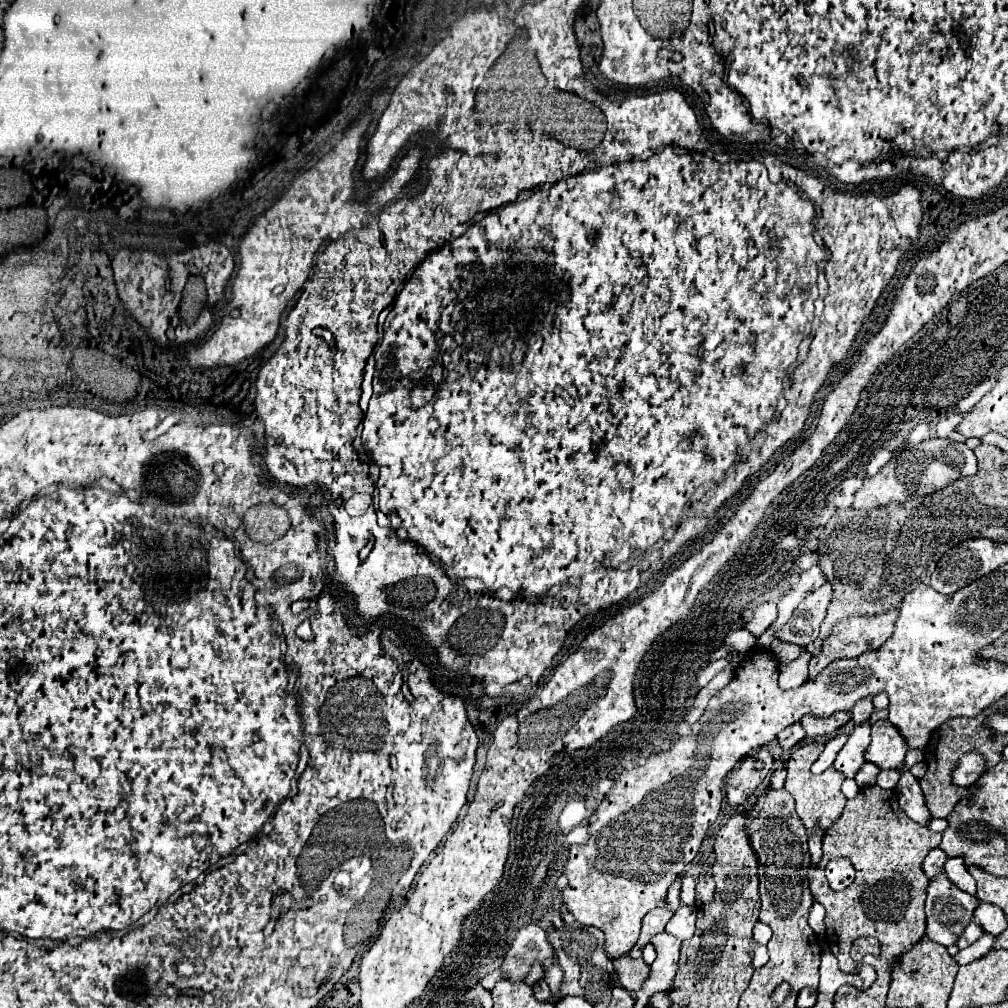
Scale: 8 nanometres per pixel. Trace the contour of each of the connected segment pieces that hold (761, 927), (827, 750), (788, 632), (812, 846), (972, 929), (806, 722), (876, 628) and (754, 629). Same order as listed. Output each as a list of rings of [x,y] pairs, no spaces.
[[[758,921],[753,928],[753,939],[759,944],[768,944],[772,937],[772,930],[766,924]]]
[[[845,734],[831,738],[831,740],[825,744],[823,752],[819,754],[817,762],[811,766],[811,772],[813,772],[813,774],[821,774],[821,772],[825,772],[825,770],[827,770],[827,768],[833,764],[833,760],[835,760],[837,752],[843,748],[845,740],[847,740],[847,736],[845,736]]]
[[[823,584],[819,590],[811,592],[793,612],[785,626],[775,632],[779,642],[789,642],[797,646],[807,646],[819,636],[819,624],[825,618],[825,610],[833,598],[831,584]]]
[[[815,826],[815,832],[809,836],[809,852],[811,852],[813,862],[821,858],[821,838],[823,838],[823,832],[819,826]]]
[[[969,924],[969,926],[965,928],[965,932],[963,932],[963,936],[959,938],[959,942],[957,942],[957,948],[959,948],[959,950],[963,950],[963,948],[971,946],[975,940],[979,940],[981,936],[983,936],[983,930],[981,930],[981,926],[979,926],[979,924]]]
[[[835,712],[829,718],[817,718],[817,716],[805,716],[801,720],[805,732],[809,738],[823,738],[823,736],[831,736],[835,730],[839,730],[841,726],[845,726],[851,720],[849,712]]]
[[[897,608],[889,610],[885,614],[877,614],[877,616],[851,616],[851,618],[839,620],[833,626],[829,638],[825,638],[821,652],[817,656],[811,656],[809,676],[815,678],[835,658],[853,658],[853,656],[861,656],[861,654],[865,654],[869,650],[881,648],[881,644],[885,640],[889,640],[889,636],[895,632],[895,620],[897,620]]]
[[[761,604],[753,610],[753,618],[745,620],[741,624],[741,628],[749,630],[755,638],[759,638],[777,618],[777,606],[775,604]]]

